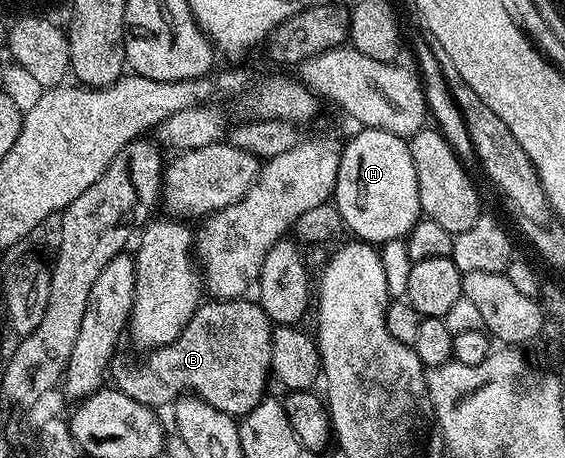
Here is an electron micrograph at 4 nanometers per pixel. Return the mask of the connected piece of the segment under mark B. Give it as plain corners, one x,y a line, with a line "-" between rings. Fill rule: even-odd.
244,297
241,299
215,299
214,301
203,301
200,302
198,309
193,313
193,317
185,325
185,329
171,342
169,345
164,347
157,347
146,352
147,355
144,359
126,359
122,353
116,354
113,362
109,368
110,374
115,375
114,386
120,391
124,391
129,397
133,397
133,401
137,401
141,405
152,409
160,409
170,404
172,401
188,394
197,395
200,399
205,400
209,405
213,405
213,409
221,409
221,413
230,415
232,417
242,417
265,397
265,392
263,391
267,387
267,378
270,380
272,378
273,372
271,369
271,332
273,330
273,324
271,318
269,318
266,313
259,307
258,302
254,298

